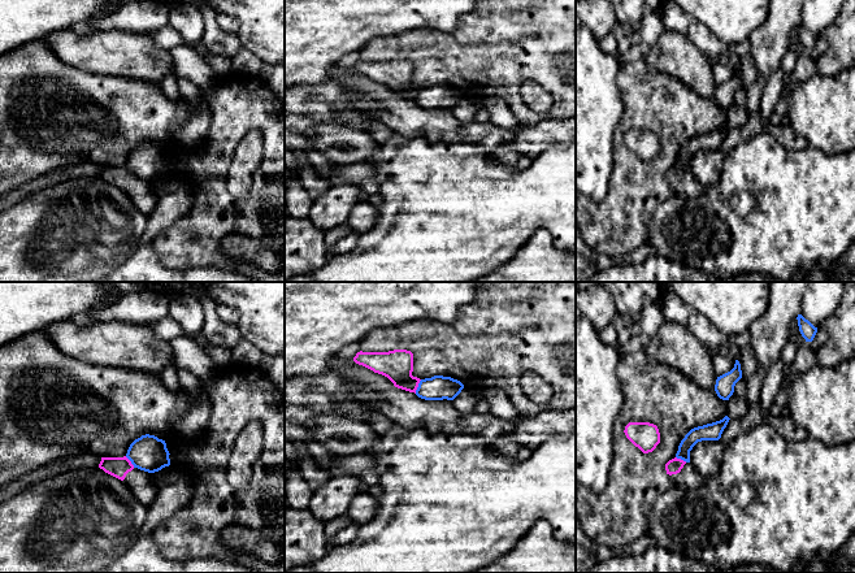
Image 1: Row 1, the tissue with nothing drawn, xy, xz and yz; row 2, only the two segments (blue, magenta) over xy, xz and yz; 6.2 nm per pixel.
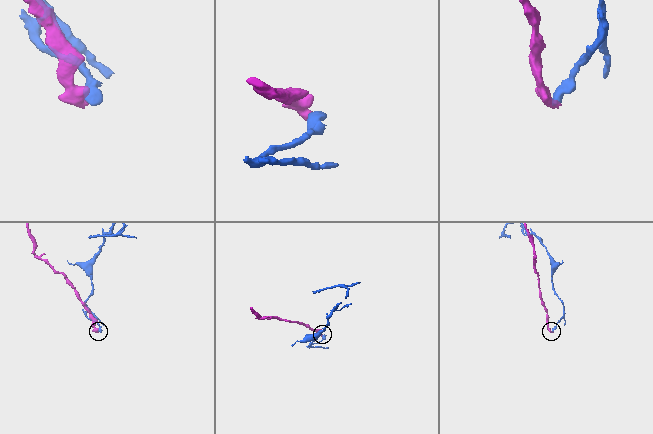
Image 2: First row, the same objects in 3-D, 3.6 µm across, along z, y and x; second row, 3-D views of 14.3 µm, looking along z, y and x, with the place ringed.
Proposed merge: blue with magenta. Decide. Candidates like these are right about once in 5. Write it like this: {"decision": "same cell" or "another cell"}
{"decision": "another cell"}

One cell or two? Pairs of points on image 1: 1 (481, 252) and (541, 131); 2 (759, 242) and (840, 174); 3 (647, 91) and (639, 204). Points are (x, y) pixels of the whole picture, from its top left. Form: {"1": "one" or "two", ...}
{"1": "two", "2": "one", "3": "one"}

